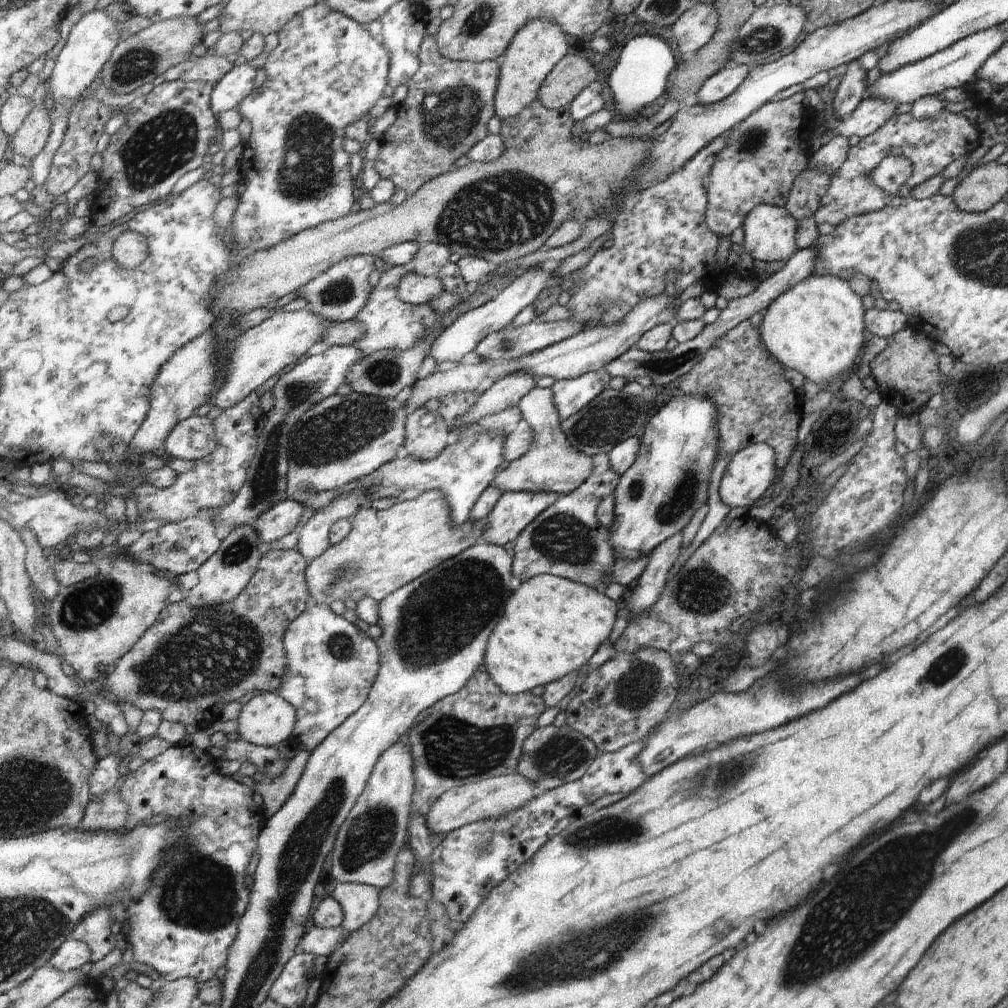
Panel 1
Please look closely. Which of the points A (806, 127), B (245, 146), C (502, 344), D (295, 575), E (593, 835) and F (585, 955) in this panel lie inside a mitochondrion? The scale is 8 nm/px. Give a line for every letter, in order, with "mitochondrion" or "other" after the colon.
A: other
B: other
C: mitochondrion
D: other
E: mitochondrion
F: mitochondrion

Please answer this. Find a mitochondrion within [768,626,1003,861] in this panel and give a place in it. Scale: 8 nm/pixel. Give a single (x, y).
(948, 665)

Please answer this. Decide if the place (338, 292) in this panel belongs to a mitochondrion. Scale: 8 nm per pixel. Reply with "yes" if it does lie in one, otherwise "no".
yes

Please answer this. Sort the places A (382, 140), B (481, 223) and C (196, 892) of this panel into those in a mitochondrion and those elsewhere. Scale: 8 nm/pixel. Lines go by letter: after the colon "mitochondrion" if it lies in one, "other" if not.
A: other
B: mitochondrion
C: mitochondrion

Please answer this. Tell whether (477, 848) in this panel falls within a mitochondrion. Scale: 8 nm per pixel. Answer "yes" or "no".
yes

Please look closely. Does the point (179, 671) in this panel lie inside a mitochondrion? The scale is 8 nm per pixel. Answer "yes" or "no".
yes

